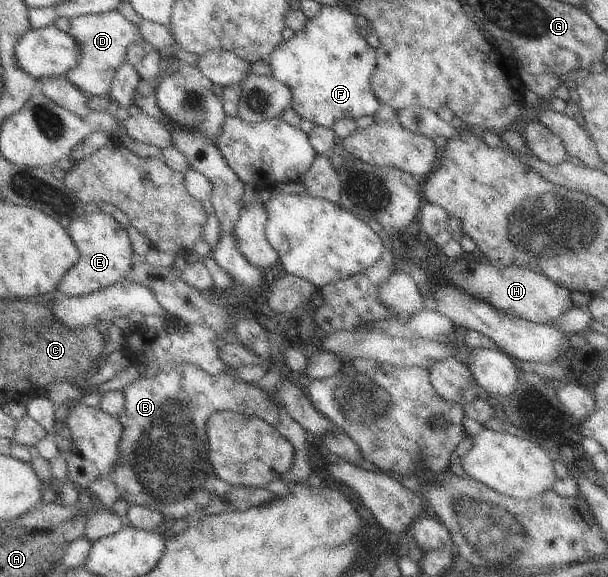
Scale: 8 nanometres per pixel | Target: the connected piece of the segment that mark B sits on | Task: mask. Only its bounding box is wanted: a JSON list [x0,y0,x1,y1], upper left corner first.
[86,363,282,522]

